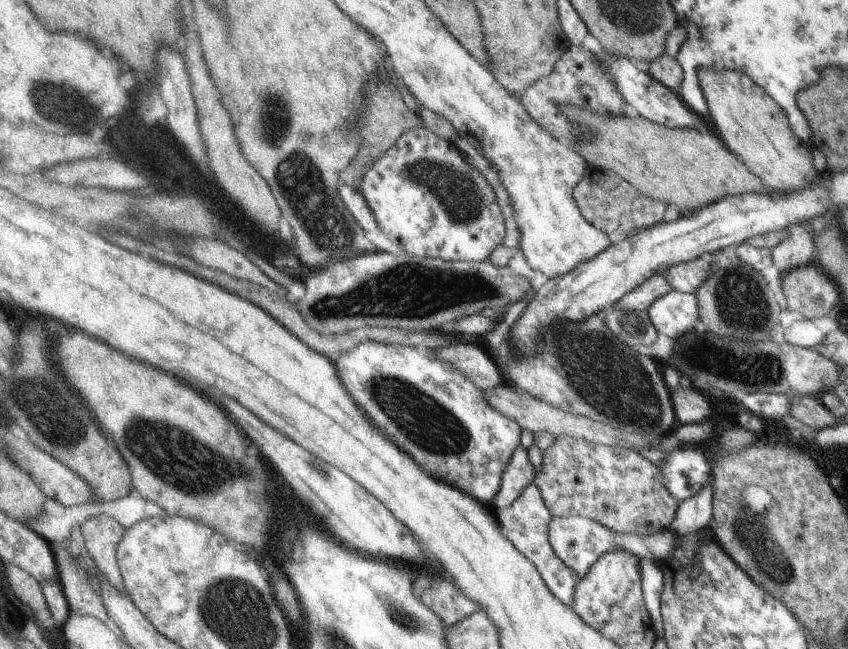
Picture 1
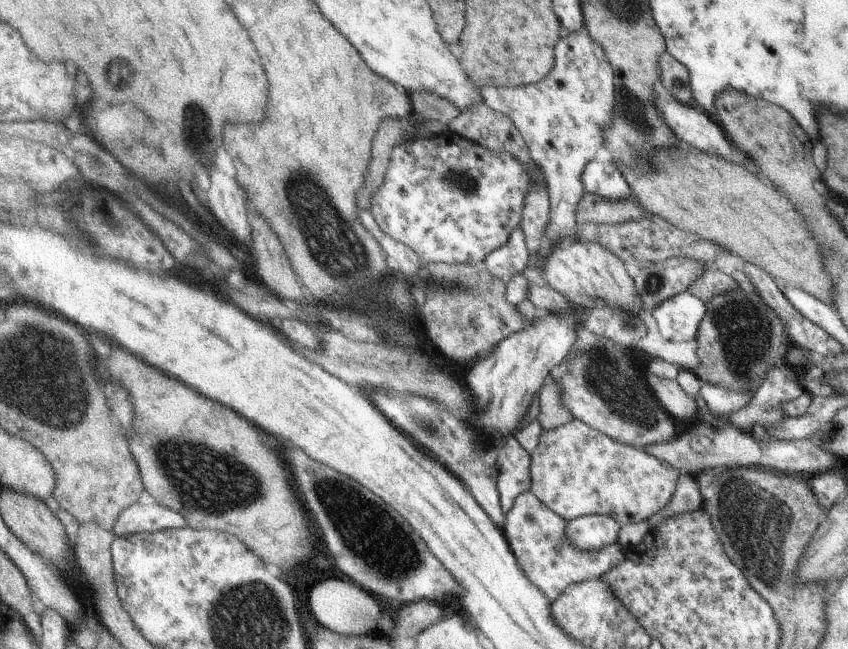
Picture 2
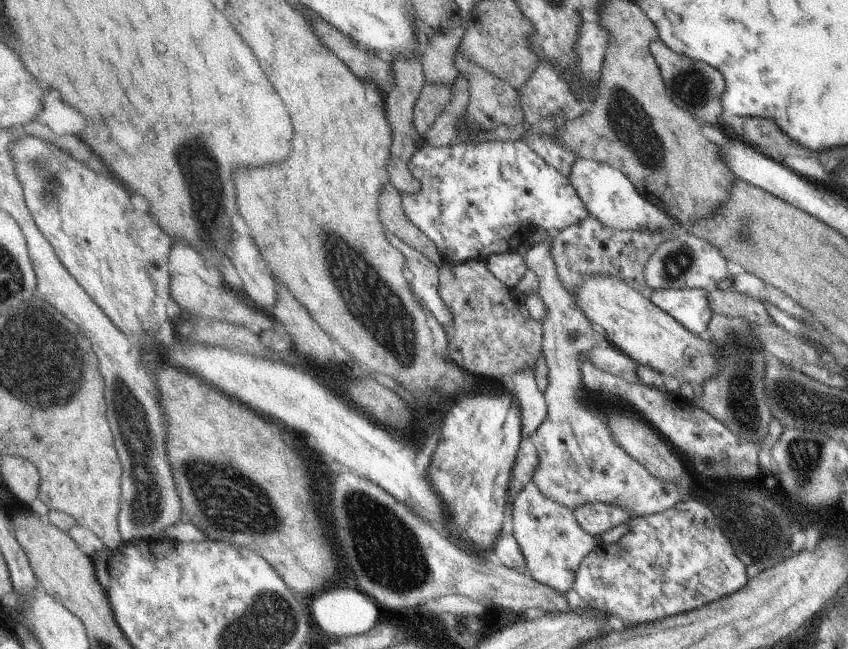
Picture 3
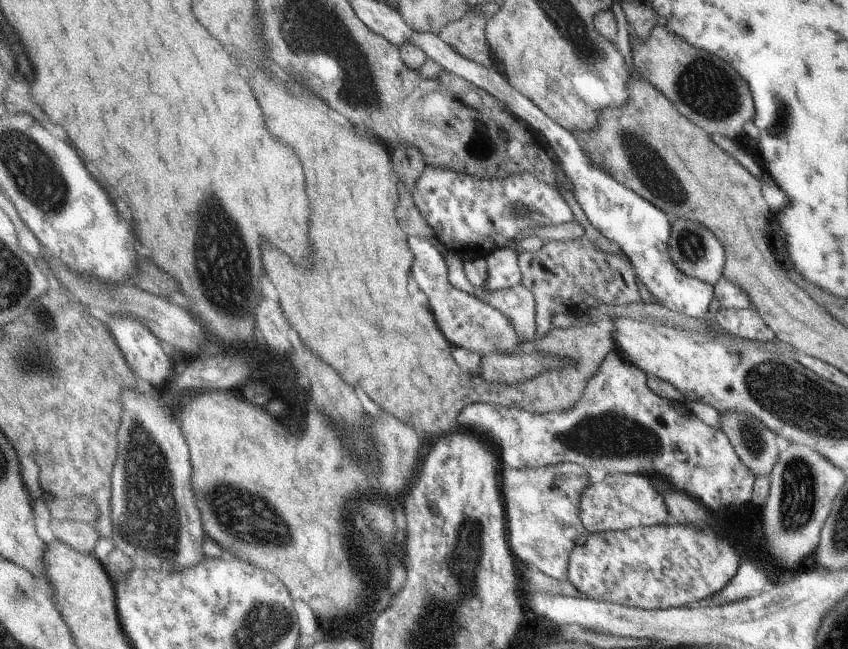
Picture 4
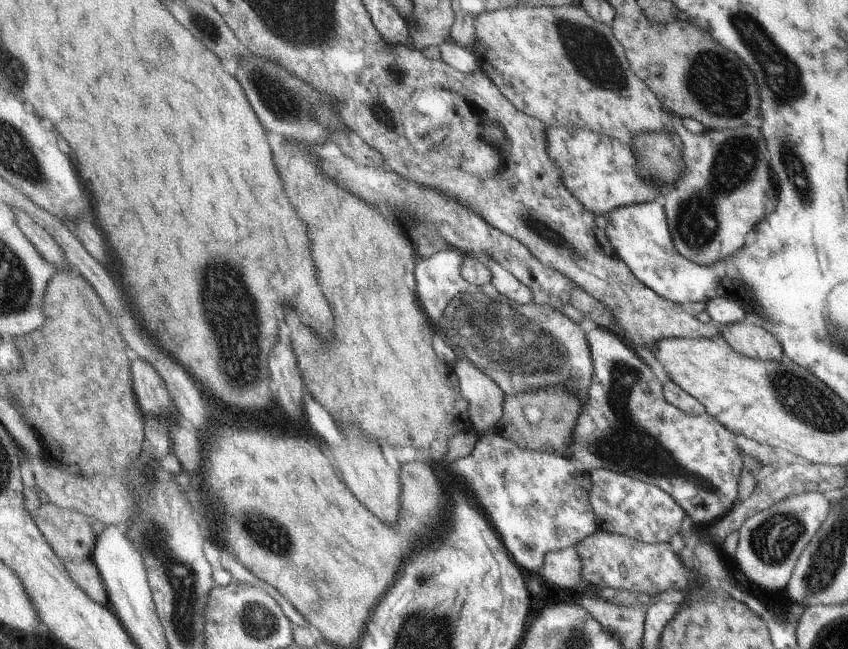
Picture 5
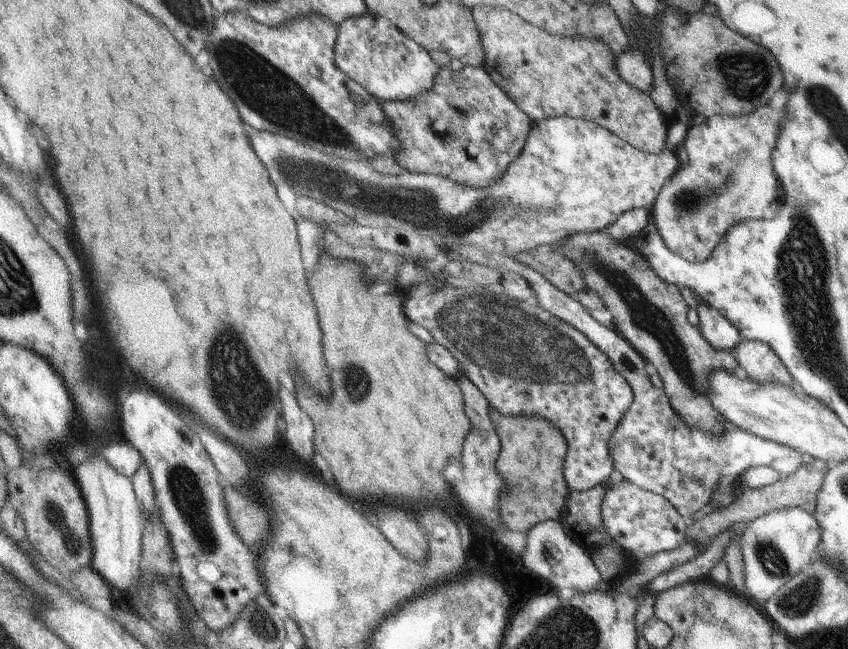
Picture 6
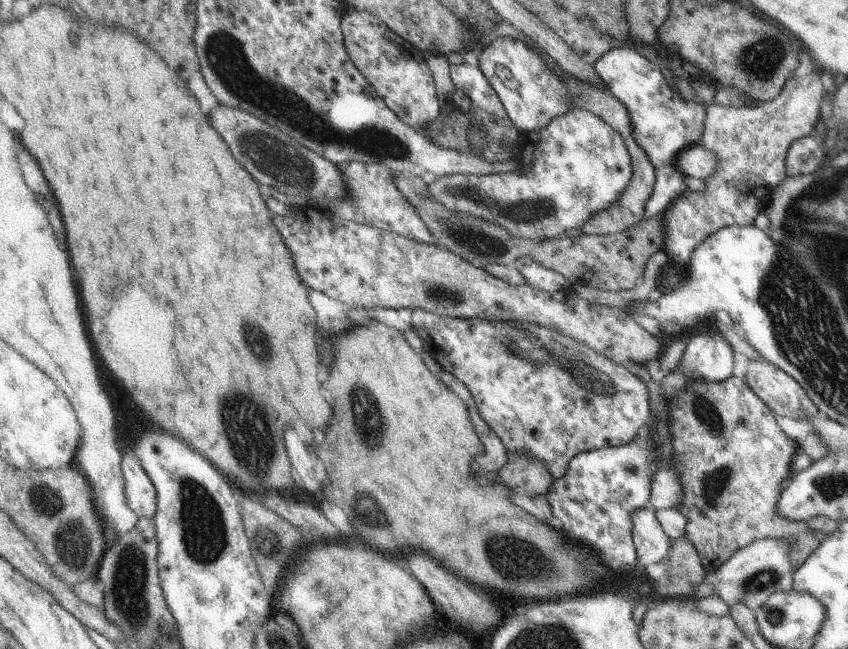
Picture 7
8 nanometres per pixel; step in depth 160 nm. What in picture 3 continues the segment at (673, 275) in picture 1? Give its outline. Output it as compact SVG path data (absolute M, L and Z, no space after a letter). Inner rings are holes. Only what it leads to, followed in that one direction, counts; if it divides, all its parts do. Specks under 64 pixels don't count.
M732 287L726 290L707 291L709 309L715 314L724 314L729 318L743 318L749 324L769 325L772 320L767 316L764 306L757 300L735 292Z

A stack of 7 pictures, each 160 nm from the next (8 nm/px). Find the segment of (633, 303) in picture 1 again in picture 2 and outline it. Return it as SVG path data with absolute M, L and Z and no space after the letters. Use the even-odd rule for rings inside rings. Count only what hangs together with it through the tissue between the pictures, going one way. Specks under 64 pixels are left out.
M687 256L665 258L644 267L632 277L641 308L650 311L665 300L686 291L703 274L704 266Z

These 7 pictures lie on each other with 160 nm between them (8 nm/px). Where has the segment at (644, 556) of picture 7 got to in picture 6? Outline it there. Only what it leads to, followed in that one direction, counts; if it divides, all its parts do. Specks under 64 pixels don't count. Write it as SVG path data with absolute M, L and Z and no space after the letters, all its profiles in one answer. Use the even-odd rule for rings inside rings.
M618 477L605 491L600 511L603 526L614 542L639 557L673 550L687 534L687 522L667 500Z

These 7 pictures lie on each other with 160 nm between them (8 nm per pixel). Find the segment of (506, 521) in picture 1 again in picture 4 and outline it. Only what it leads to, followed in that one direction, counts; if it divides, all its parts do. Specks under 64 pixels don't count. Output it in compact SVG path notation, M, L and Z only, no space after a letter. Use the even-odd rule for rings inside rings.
M559 463L545 468L515 468L503 467L502 488L505 498L505 508L508 520L508 539L518 562L525 562L533 568L541 569L545 574L556 579L565 579L571 552L587 532L579 517L579 496L591 483L588 471L578 464Z

